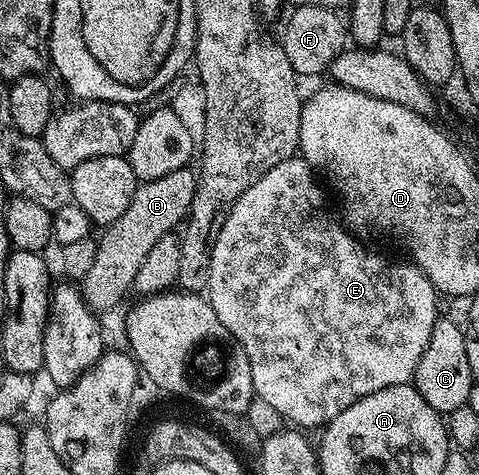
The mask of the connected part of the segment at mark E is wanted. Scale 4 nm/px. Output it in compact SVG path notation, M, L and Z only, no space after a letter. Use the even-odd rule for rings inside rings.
M300 156L282 160L282 164L274 164L270 172L254 180L254 184L250 184L250 188L246 188L246 192L238 196L238 200L230 208L214 240L206 287L208 303L214 308L218 320L236 337L238 344L242 344L250 360L250 372L254 376L256 397L266 400L266 404L270 404L270 408L274 408L274 412L278 412L285 423L296 428L308 428L304 426L323 428L342 412L346 412L350 404L366 396L374 392L382 392L382 388L409 385L415 379L418 360L422 360L422 352L426 352L426 344L430 344L430 332L434 332L434 324L438 317L436 311L438 292L434 284L430 284L427 276L411 261L395 262L394 259L387 258L376 250L367 250L360 243L363 241L337 215L336 219L328 211L328 206L324 203L325 187L322 182L320 187L319 181L321 182L321 179L317 171Z

